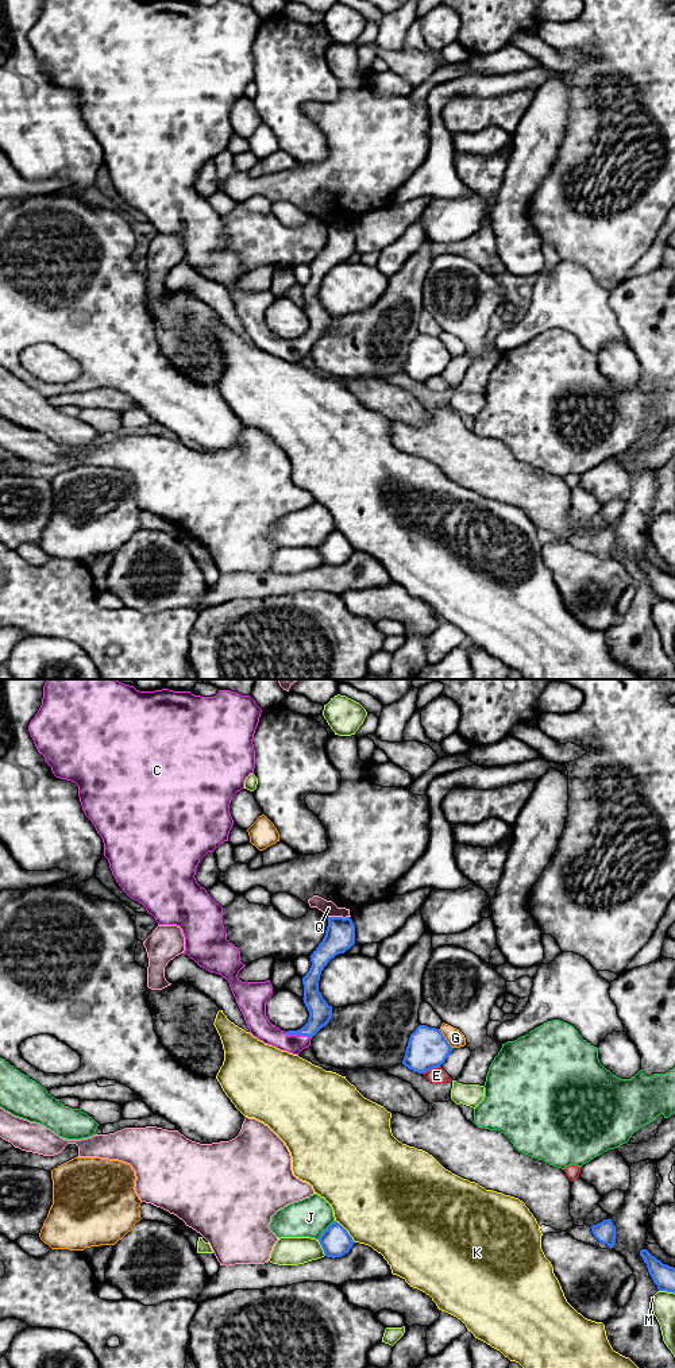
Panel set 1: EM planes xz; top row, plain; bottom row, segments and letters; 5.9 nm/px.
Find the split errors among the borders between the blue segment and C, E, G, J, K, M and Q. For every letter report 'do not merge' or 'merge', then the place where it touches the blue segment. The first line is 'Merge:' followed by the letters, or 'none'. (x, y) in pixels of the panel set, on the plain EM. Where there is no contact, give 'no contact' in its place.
Merge: C
C: merge; meets blue in xz at (299, 343)
E: do not merge; meets blue in xz at (431, 377)
G: do not merge; meets blue in xz at (444, 347)
J: do not merge; meets blue in xz at (327, 538)
K: do not merge; meets blue in xz at (346, 539)
M: do not merge; meets blue in xz at (321, 555)
Q: do not merge; meets blue in xz at (339, 226)

